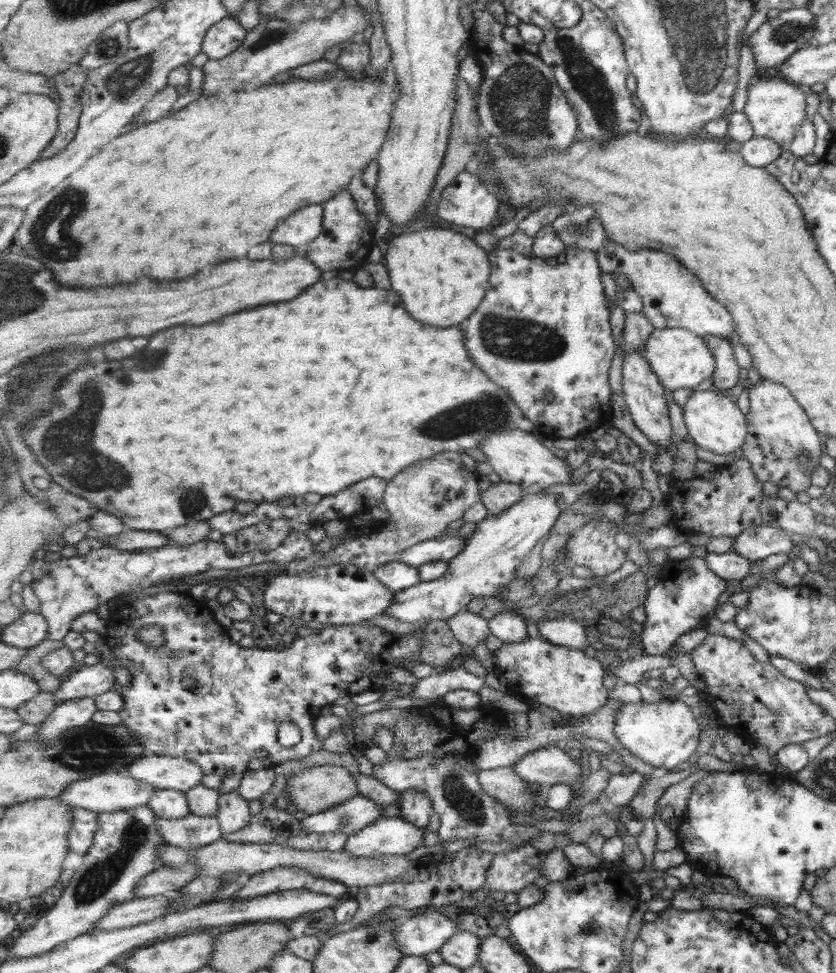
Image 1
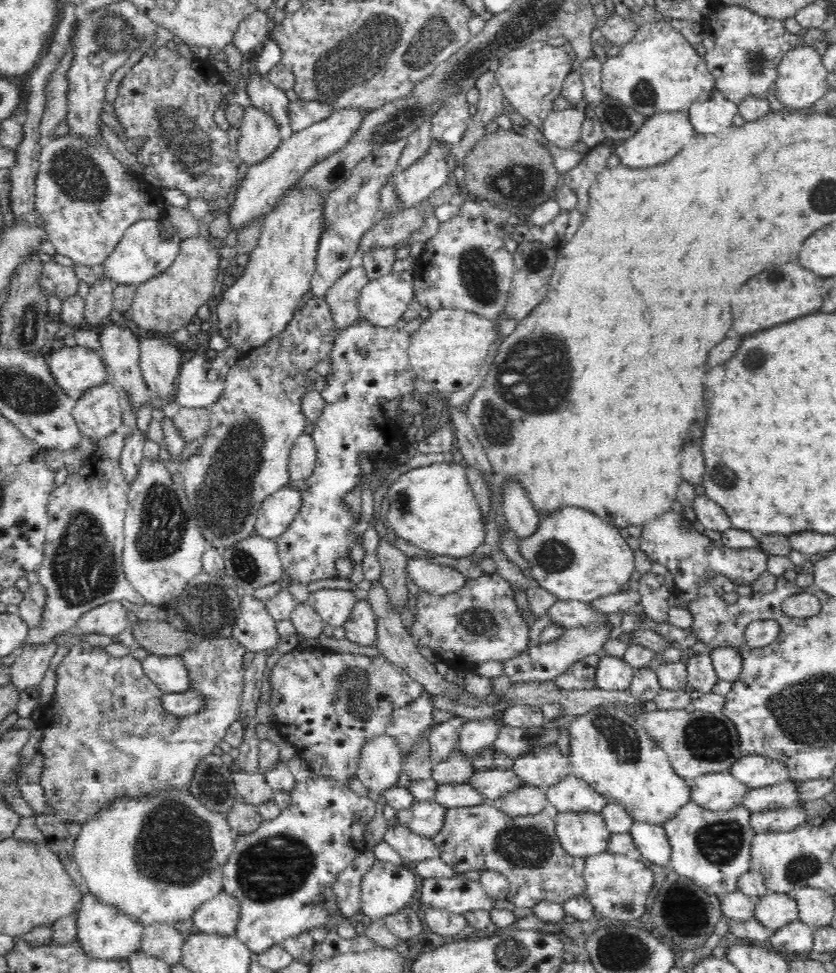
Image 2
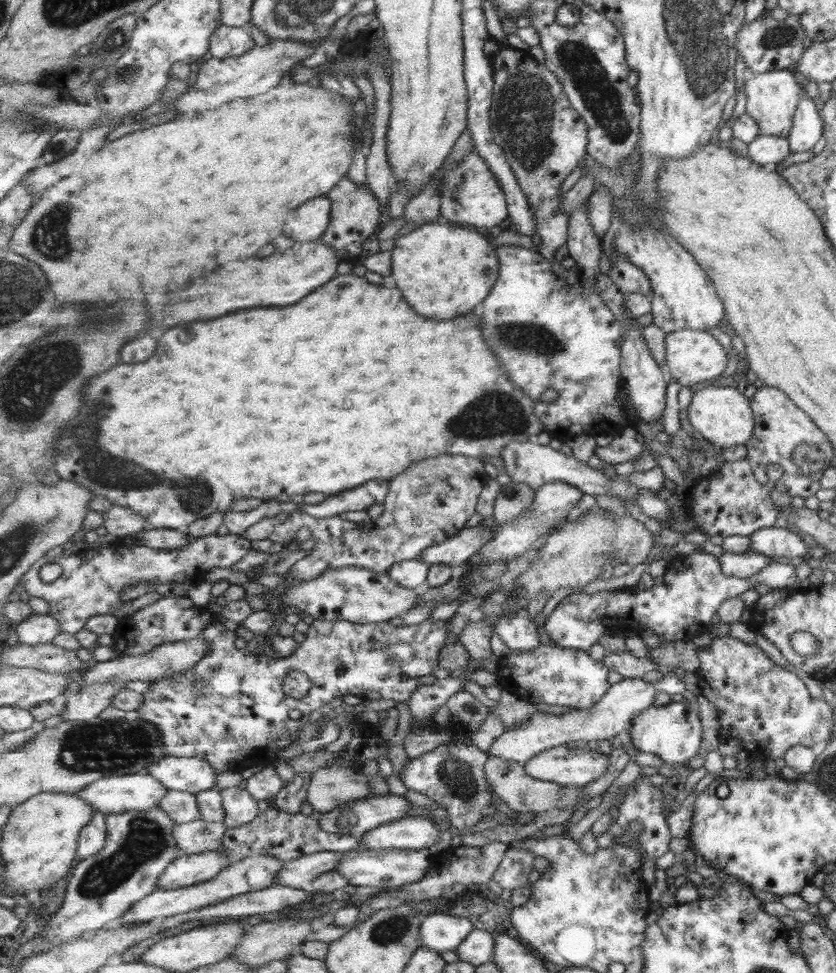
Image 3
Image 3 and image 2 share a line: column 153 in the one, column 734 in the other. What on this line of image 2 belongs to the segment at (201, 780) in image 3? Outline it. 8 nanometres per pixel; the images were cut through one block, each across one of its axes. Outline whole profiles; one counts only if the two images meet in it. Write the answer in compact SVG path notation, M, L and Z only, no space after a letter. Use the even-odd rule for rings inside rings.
M748 755L740 757L729 770L746 787L762 788L790 779L789 767L778 759Z

